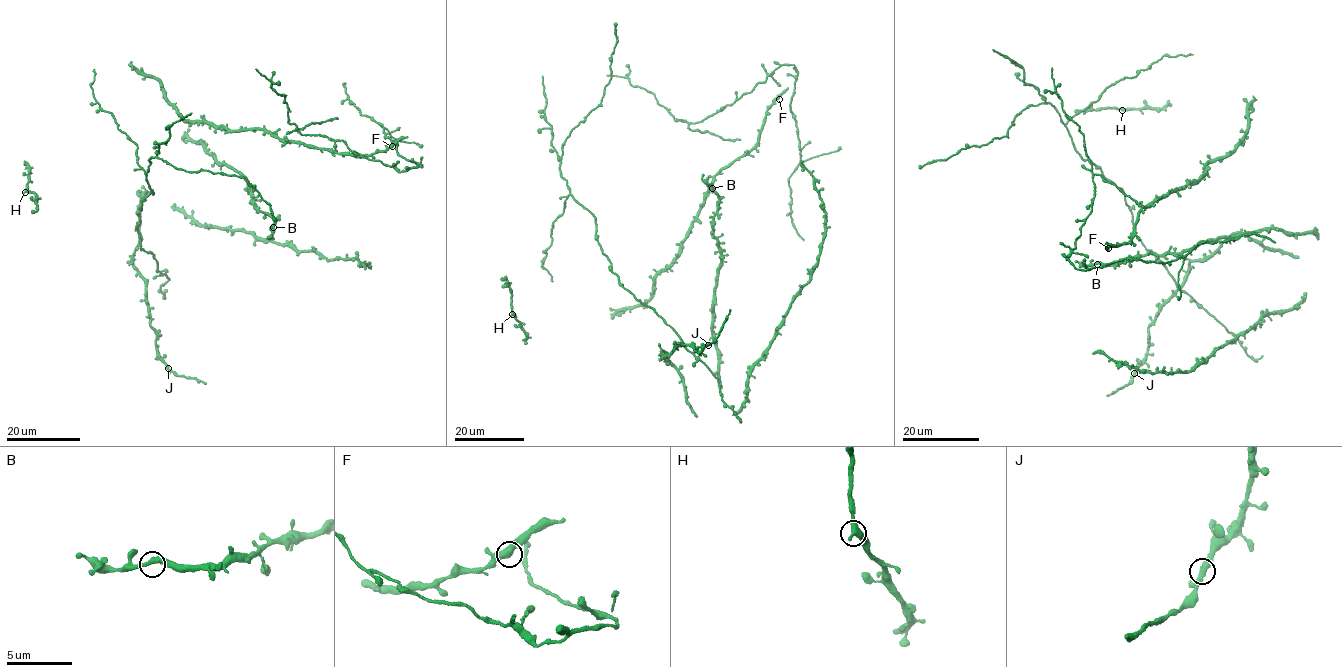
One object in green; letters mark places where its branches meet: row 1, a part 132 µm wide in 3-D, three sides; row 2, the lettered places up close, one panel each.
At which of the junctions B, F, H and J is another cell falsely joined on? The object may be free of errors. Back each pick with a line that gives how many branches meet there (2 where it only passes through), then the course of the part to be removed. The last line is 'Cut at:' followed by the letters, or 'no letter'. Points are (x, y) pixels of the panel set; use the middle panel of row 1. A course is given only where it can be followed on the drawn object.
Cut at: no letter

